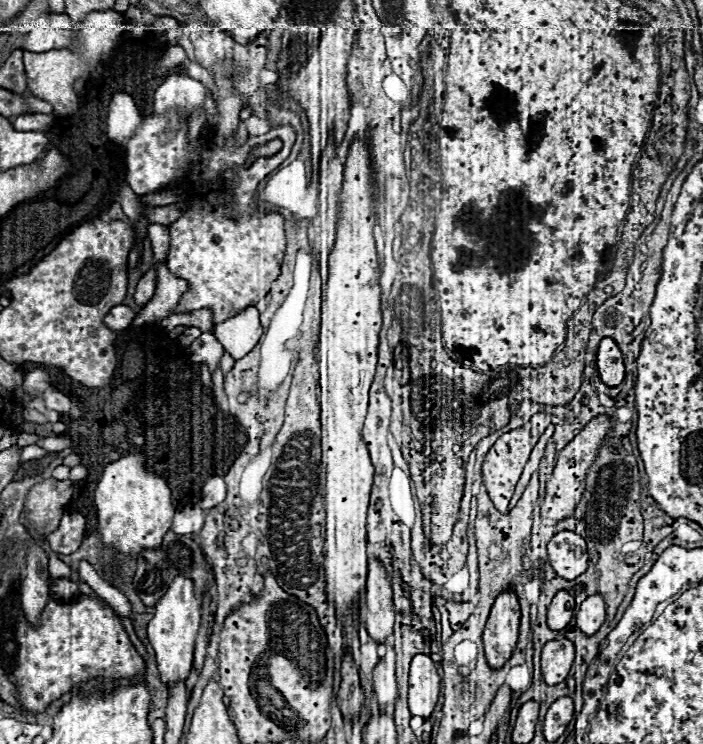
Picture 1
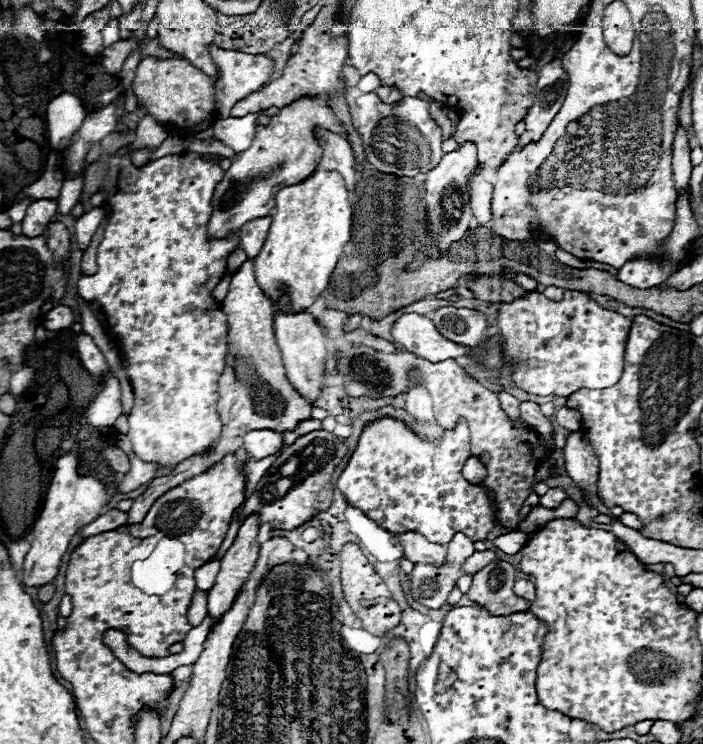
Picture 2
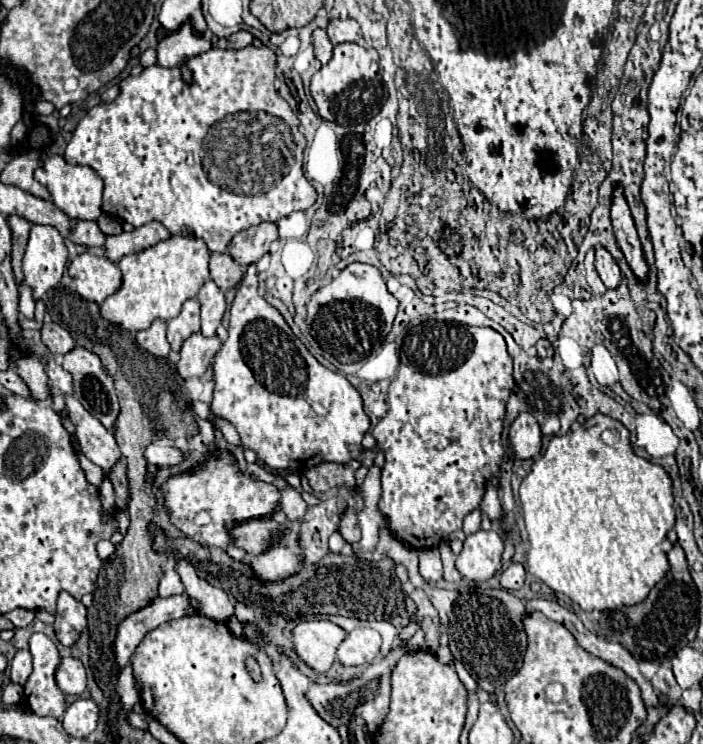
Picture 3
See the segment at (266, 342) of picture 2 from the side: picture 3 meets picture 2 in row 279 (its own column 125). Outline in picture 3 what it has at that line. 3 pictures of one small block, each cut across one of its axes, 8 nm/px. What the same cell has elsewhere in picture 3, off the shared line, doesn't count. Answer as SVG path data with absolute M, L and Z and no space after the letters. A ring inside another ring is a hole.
M148 222L132 232L122 232L118 236L106 238L106 258L118 262L126 254L146 250L162 240L168 240L172 234L160 222Z

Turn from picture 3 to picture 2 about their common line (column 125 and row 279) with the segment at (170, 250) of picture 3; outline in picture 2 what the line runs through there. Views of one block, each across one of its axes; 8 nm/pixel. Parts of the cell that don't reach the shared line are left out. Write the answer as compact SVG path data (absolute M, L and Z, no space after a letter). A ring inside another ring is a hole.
M316 168L308 180L302 180L300 184L292 184L288 188L282 188L276 194L276 214L272 212L272 224L270 232L266 236L266 242L260 250L260 254L254 258L254 274L262 290L270 296L270 300L276 300L278 284L286 284L290 288L290 298L294 304L294 310L306 310L316 302L320 292L326 288L330 274L342 254L344 244L350 240L350 226L352 226L352 208L348 200L348 190L344 184L344 178L338 172Z

